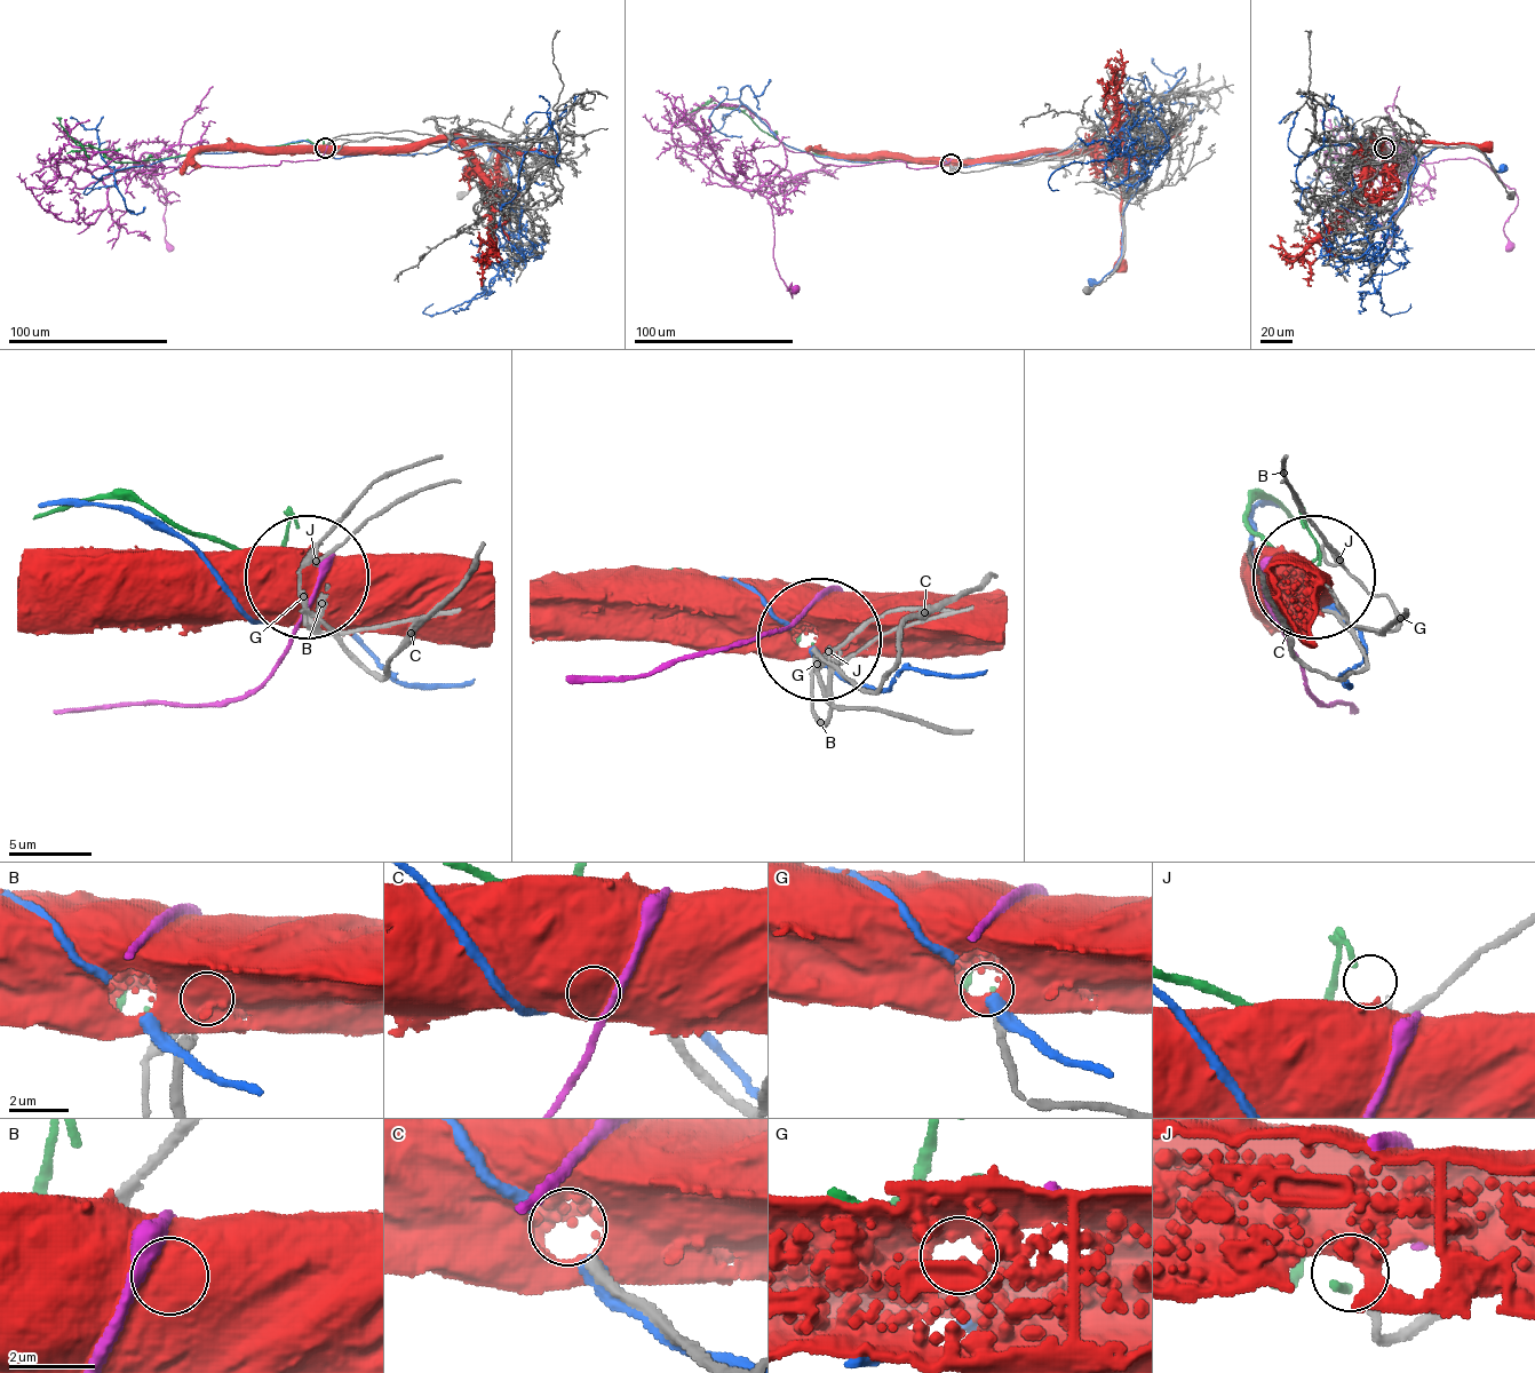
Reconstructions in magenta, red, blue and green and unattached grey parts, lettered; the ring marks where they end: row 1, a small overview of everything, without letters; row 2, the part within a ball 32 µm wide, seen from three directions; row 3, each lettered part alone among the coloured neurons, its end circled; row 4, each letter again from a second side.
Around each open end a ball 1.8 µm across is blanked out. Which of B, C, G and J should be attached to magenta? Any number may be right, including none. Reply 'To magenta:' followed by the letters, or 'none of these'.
To magenta: B

